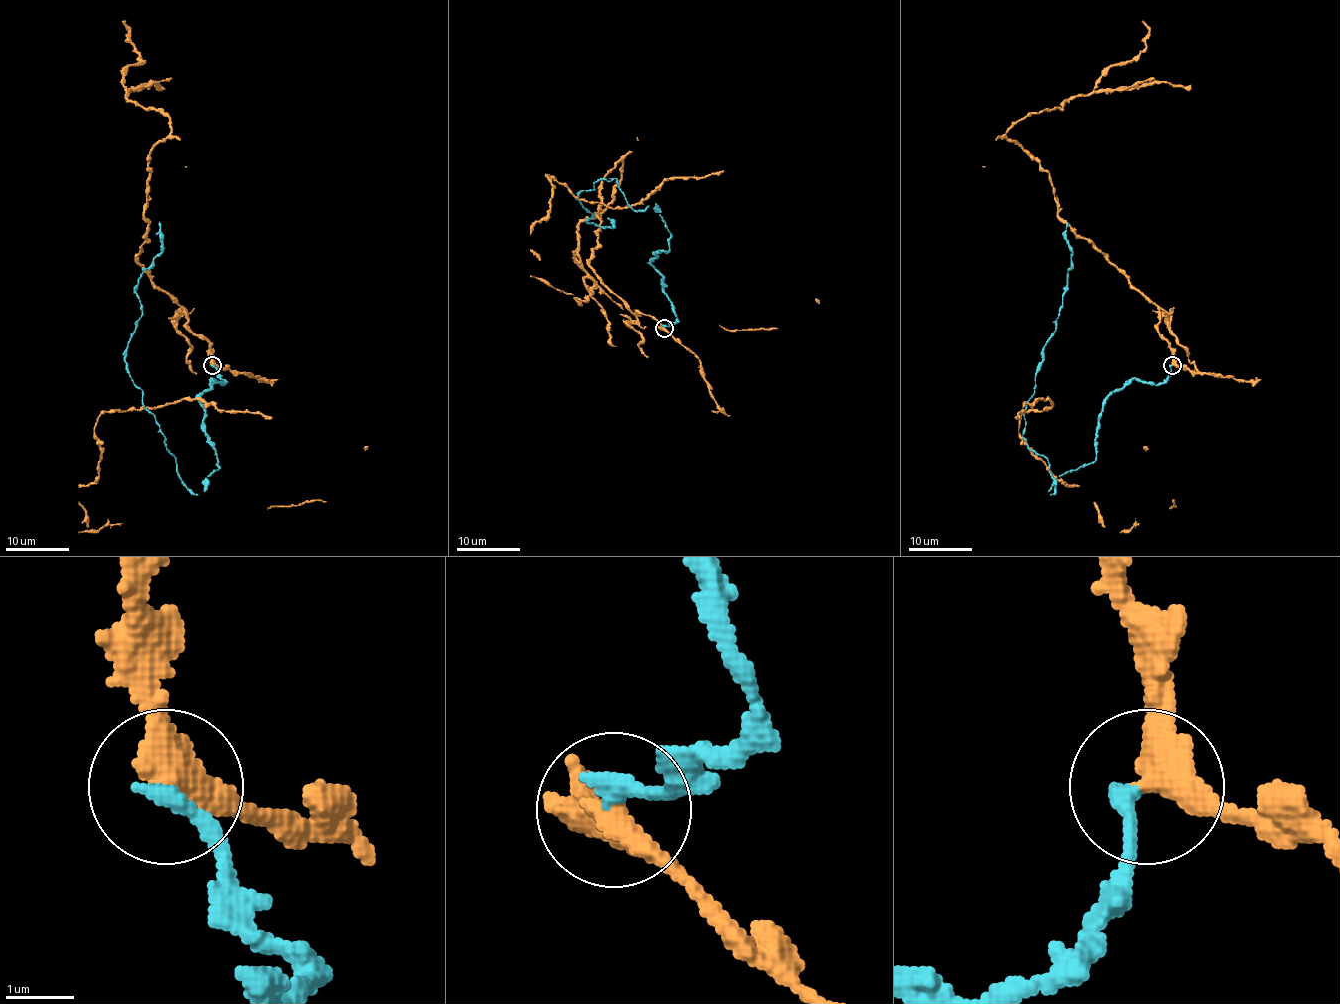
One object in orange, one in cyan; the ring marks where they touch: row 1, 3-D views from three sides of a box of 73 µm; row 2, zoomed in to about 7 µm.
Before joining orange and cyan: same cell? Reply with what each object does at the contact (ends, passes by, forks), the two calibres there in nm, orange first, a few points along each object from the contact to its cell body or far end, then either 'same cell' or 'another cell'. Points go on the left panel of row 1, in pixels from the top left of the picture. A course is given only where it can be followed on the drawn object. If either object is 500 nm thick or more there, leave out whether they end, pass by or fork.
orange passes by; cyan ends; calibres 400 and 280 nm; course orange (213, 364), (184, 309), (137, 260), (148, 155), (170, 120), (126, 97), (150, 82), (164, 87); course cyan (213, 364), (225, 382), (213, 379), (200, 399), (219, 467), (195, 494), (125, 360), (159, 223); another cell

